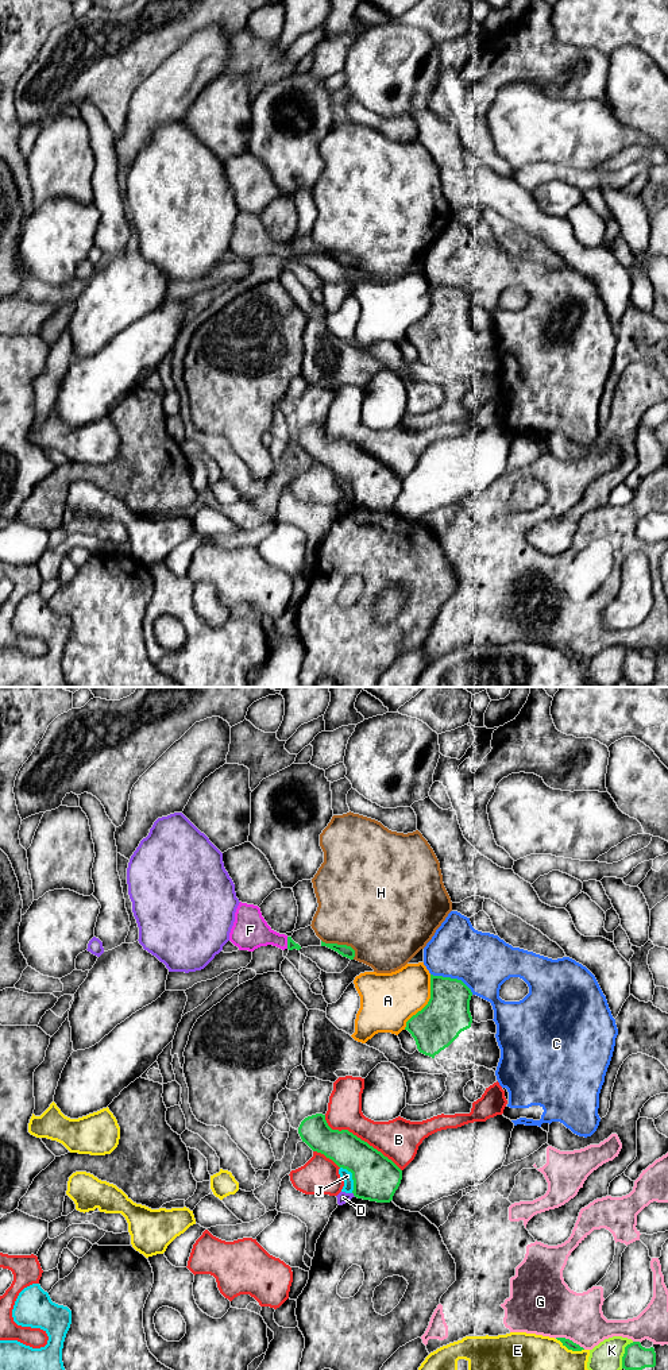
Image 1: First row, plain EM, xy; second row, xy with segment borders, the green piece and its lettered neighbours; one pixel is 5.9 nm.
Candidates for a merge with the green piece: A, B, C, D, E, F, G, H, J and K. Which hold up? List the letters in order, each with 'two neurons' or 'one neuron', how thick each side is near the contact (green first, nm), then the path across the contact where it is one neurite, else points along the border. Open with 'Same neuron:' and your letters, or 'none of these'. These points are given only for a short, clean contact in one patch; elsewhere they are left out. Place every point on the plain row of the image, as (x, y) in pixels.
Same neuron: F
A: two neurons | 280/340 nm
B: two neurons | 260/260 nm
C: two neurons | 280/340 nm
D: two neurons | 280/70 nm
E: two neurons | 60/480 nm
F: one neuron | 50/220 nm | across xy (292, 254), (288, 251), (250, 239)
G: two neurons | 60/360 nm
H: two neurons | 70/480 nm
J: two neurons | 280/60 nm
K: two neurons | 150/200 nm

